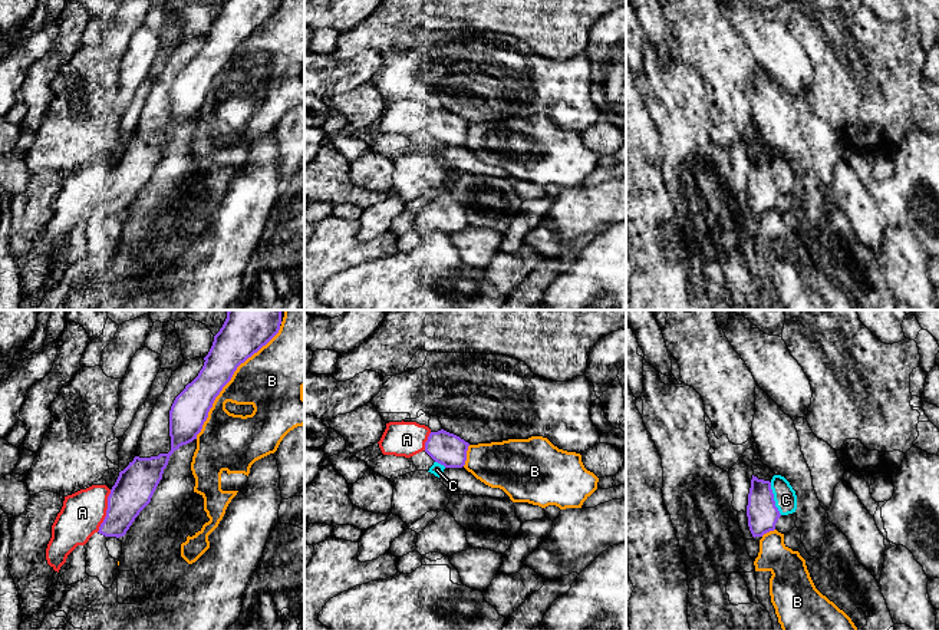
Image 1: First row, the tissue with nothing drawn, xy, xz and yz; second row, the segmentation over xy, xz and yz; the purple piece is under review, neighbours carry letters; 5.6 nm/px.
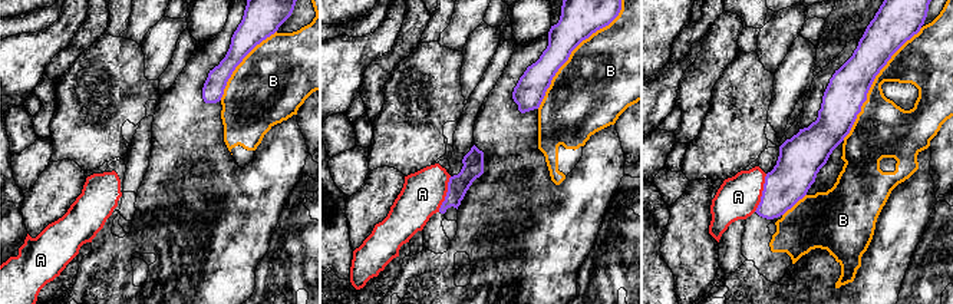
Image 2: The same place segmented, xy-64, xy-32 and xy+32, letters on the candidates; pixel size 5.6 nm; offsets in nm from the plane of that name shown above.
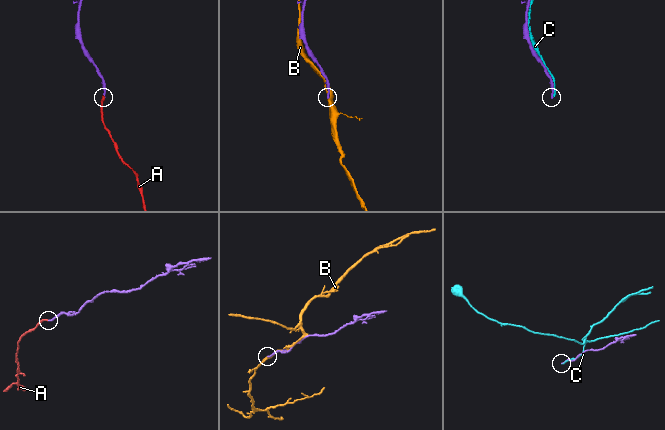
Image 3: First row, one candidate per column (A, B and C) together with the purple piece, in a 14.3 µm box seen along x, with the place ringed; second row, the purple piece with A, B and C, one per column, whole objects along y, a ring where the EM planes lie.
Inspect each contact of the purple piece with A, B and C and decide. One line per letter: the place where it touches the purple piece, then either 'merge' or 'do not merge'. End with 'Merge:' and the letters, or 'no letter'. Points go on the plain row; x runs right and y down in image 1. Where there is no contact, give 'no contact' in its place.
A: xy (106, 190) | merge
B: xy (230, 58) | do not merge
C: yz (773, 177) | do not merge
Merge: A

